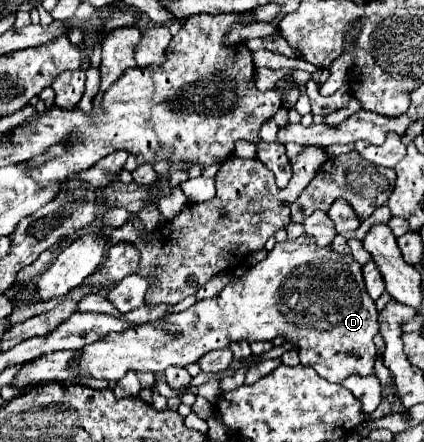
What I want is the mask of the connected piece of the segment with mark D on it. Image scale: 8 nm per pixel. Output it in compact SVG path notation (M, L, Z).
M306 233L296 239L286 239L276 243L268 257L254 267L250 267L242 277L234 277L216 297L198 301L190 309L182 313L172 313L162 321L168 325L180 327L178 333L168 333L168 329L160 329L160 321L136 325L126 329L124 333L108 333L104 339L88 345L82 349L78 357L76 371L80 375L92 375L96 379L118 381L130 369L132 371L152 371L162 373L166 367L186 367L196 363L202 355L214 349L226 349L234 341L272 341L274 337L284 337L286 341L296 345L300 363L316 369L320 377L332 383L342 383L348 375L374 375L374 361L376 361L376 347L374 335L379 332L379 312L374 301L368 297L362 277L362 265L352 261L348 255L340 255L330 247L316 247L316 241Z

